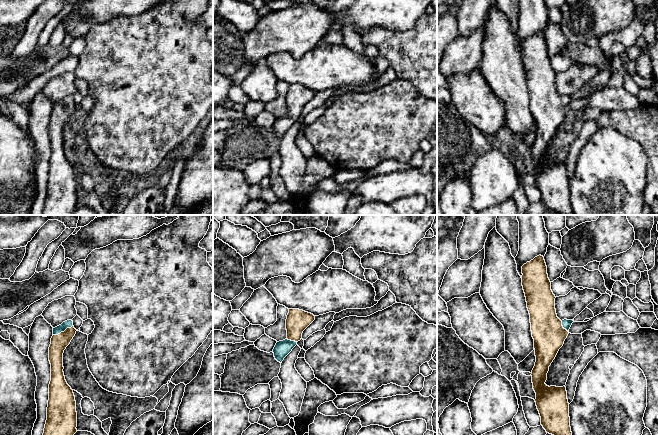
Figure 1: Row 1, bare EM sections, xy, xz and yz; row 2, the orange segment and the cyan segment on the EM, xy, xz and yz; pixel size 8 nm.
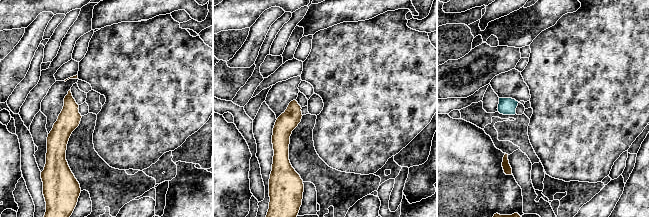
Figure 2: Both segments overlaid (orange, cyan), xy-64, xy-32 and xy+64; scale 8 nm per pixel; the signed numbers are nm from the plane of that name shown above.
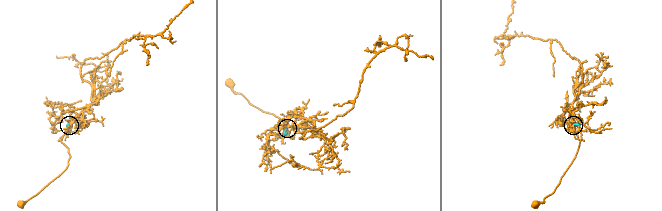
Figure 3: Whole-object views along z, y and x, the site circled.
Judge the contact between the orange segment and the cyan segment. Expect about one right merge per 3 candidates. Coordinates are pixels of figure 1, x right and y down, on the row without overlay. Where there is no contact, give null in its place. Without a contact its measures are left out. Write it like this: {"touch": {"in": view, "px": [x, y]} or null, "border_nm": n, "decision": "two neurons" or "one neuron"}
{"touch": {"in": "xy", "px": [62, 108]}, "border_nm": 180, "decision": "one neuron"}

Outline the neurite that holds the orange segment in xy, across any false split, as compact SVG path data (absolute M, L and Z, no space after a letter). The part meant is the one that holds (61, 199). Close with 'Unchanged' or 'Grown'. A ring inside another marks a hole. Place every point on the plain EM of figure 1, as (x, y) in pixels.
M72 96L53 104L49 123L51 157L42 215L70 215L77 208L76 177L63 148L63 129L76 110Z. Grown

